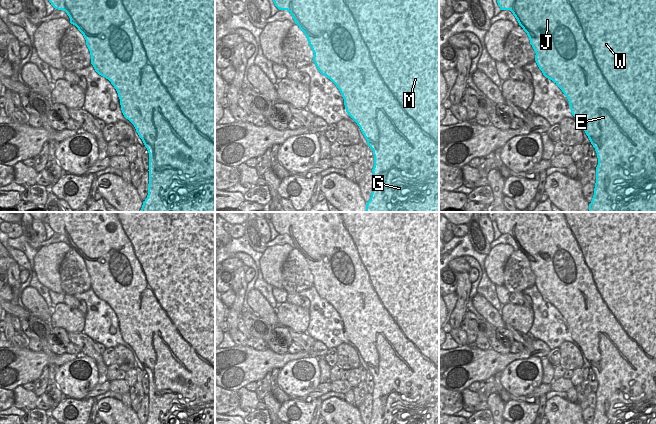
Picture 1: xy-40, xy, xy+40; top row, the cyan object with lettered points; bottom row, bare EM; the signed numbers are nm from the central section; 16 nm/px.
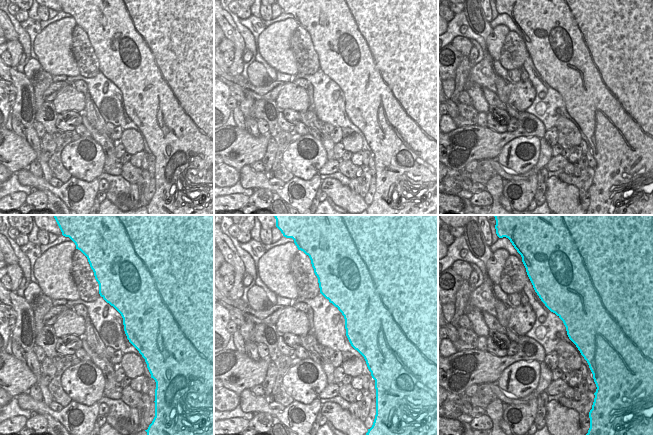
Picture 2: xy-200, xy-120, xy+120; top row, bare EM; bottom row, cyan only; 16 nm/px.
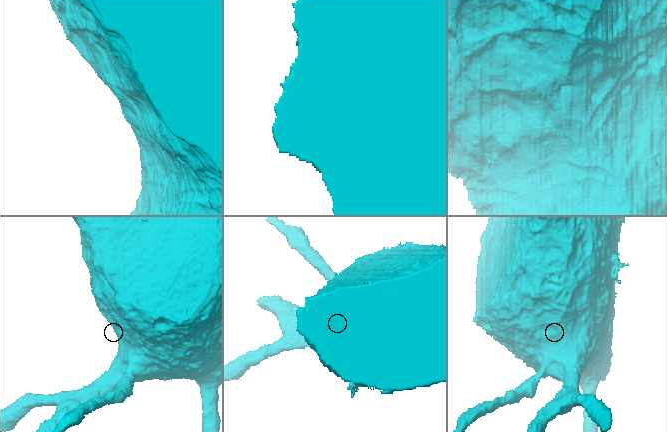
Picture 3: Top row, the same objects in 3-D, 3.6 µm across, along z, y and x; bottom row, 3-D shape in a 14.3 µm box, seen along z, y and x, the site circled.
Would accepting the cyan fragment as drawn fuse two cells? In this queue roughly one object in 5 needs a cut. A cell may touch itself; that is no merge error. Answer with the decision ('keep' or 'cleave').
keep

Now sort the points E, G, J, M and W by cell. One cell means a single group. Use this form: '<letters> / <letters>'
E G J M W

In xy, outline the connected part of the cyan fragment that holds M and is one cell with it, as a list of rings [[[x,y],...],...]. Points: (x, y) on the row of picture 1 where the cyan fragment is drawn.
[[[273,0],[279,10],[287,10],[304,32],[314,53],[313,62],[322,75],[330,79],[344,99],[348,115],[357,123],[374,155],[372,192],[365,212],[439,212],[439,0]]]

